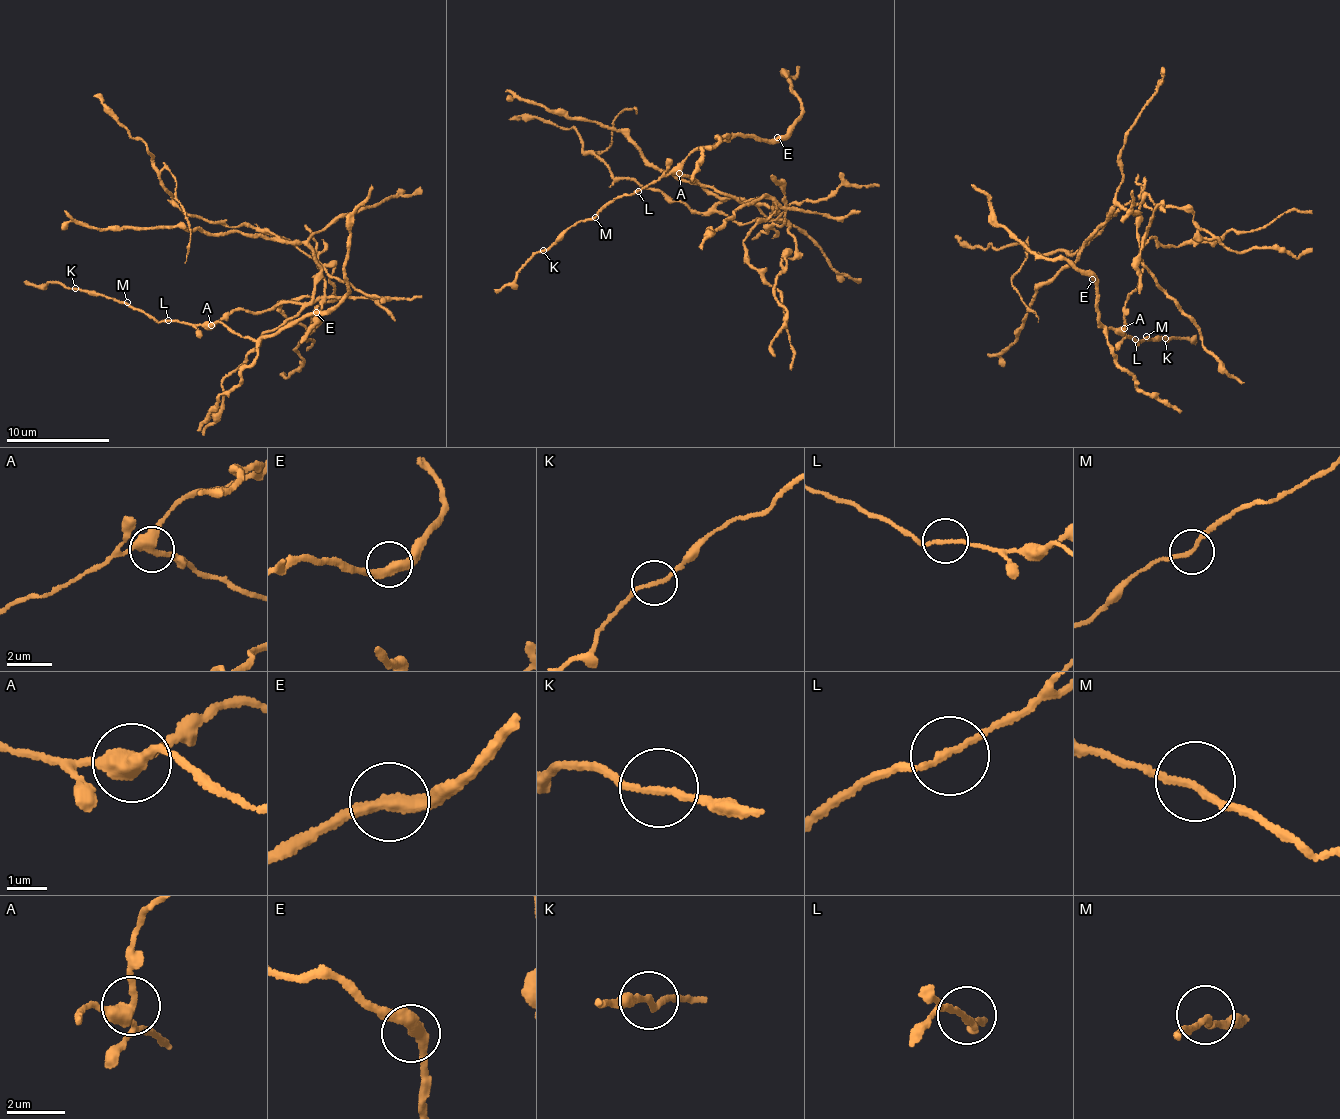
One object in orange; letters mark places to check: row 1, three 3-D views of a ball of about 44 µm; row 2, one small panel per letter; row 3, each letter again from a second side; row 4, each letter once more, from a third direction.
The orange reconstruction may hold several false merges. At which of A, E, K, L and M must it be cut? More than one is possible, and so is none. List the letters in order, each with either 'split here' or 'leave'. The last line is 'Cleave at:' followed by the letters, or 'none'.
A: split here
E: leave
K: split here
L: leave
M: leave
Cleave at: A, K

